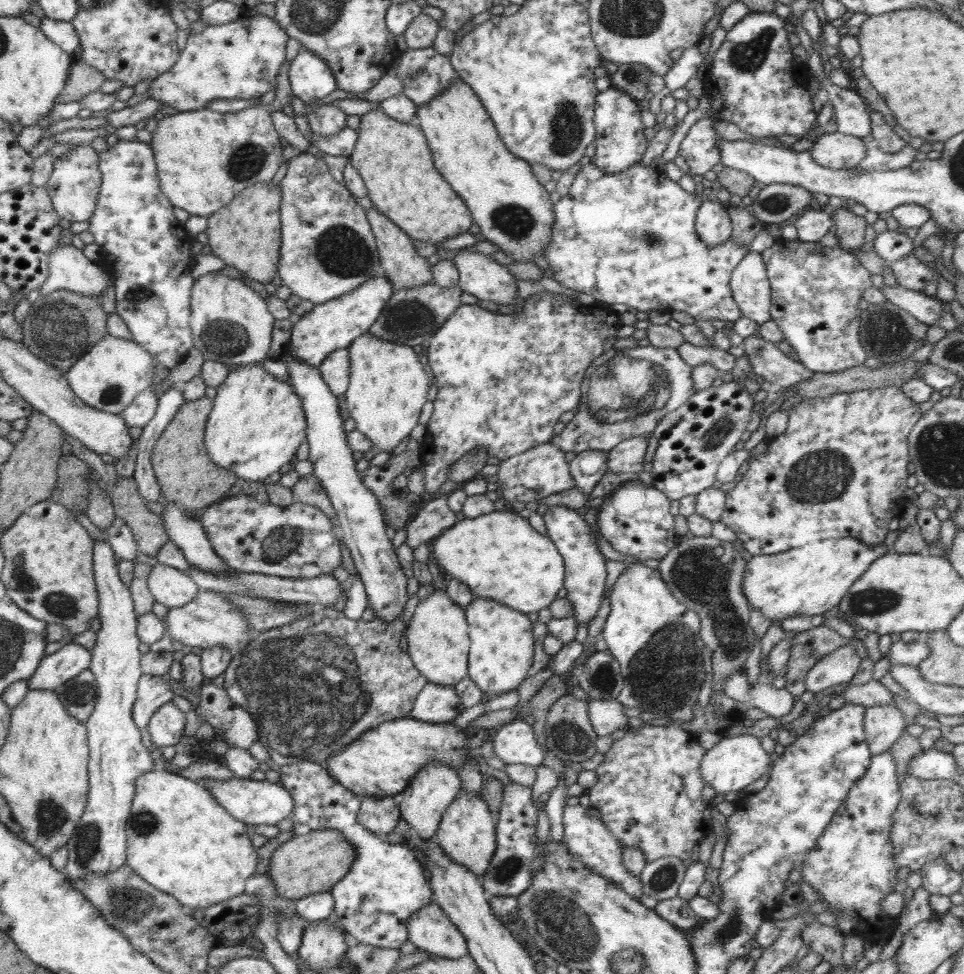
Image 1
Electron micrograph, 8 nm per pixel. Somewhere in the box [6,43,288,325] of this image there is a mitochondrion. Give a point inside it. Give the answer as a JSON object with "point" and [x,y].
{"point":[247,160]}

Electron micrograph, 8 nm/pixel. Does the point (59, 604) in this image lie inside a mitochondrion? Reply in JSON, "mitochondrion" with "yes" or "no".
{"mitochondrion":"yes"}

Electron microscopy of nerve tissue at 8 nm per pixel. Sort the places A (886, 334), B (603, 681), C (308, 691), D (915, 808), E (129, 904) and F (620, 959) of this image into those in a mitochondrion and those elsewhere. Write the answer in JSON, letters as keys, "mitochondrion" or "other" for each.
{"A":"mitochondrion","B":"mitochondrion","C":"mitochondrion","D":"mitochondrion","E":"mitochondrion","F":"mitochondrion"}

